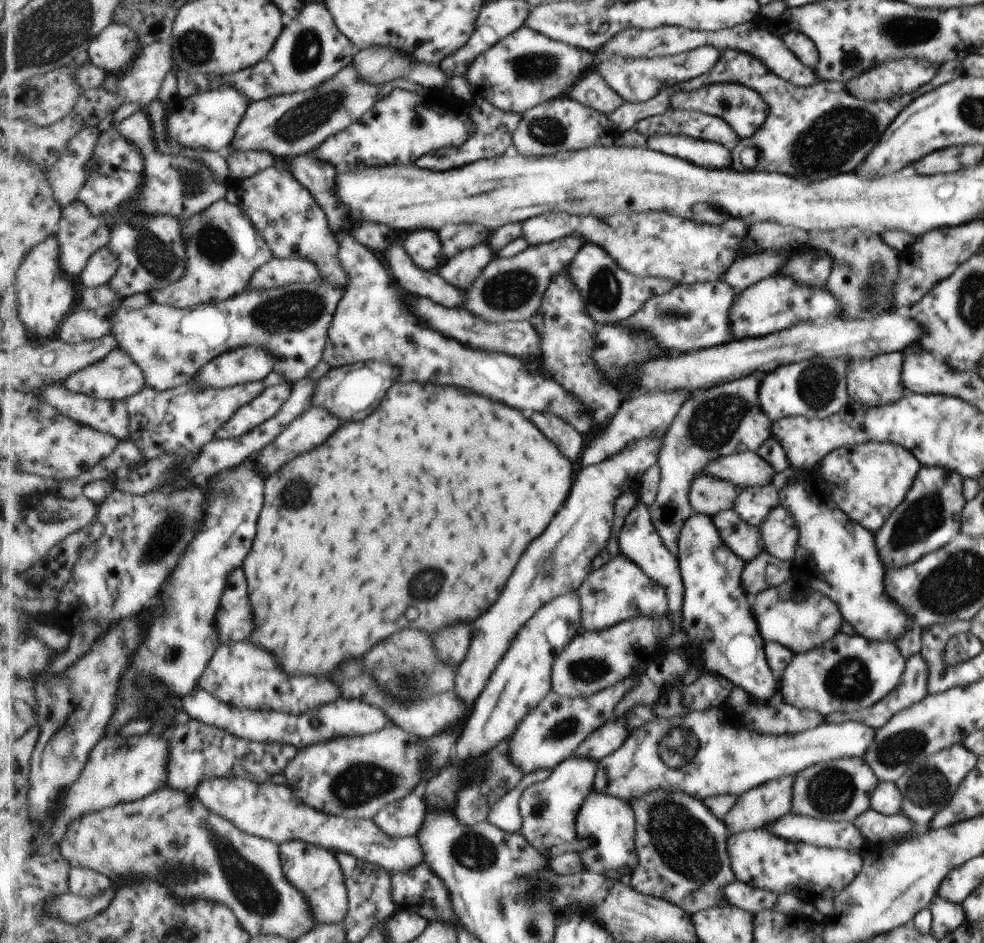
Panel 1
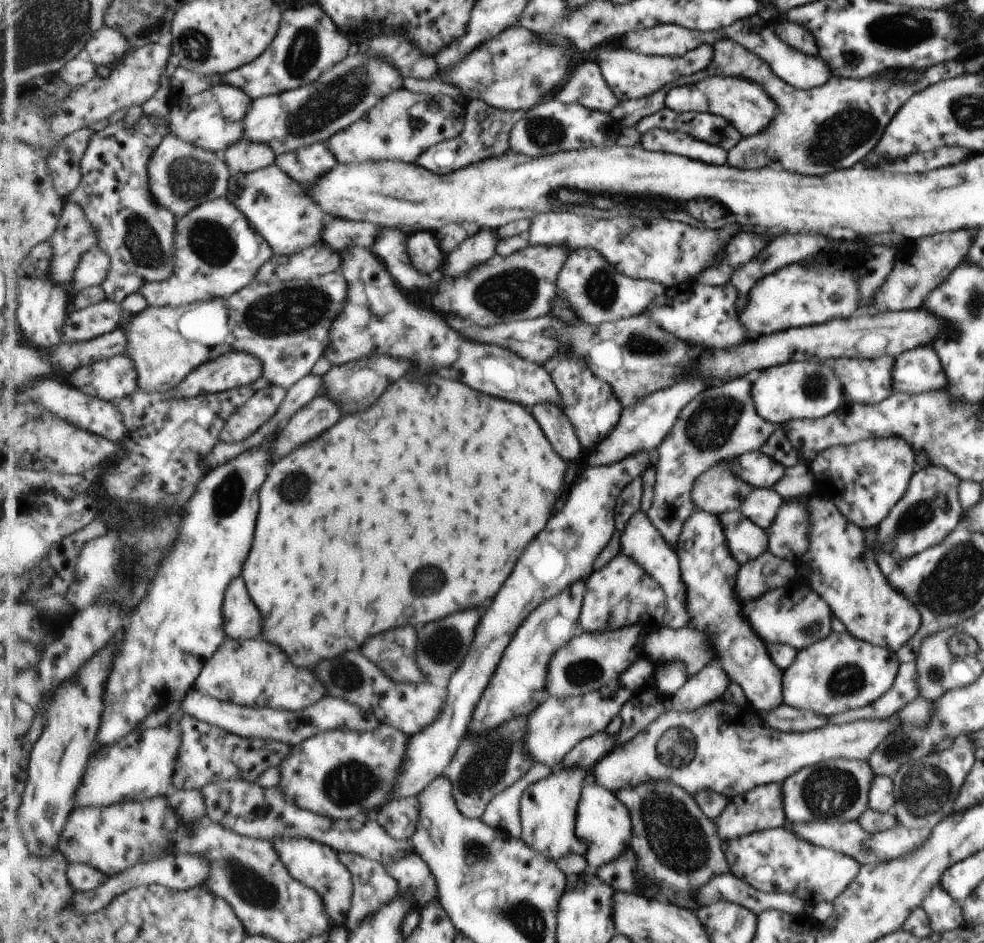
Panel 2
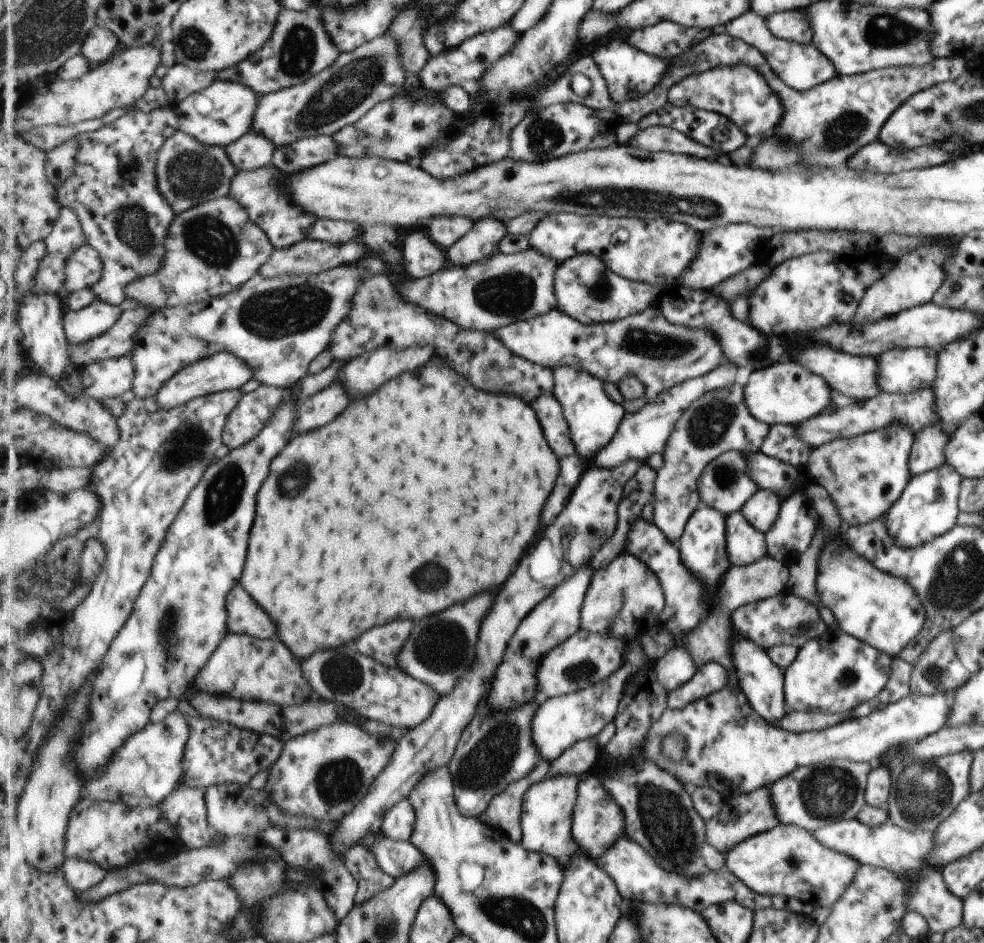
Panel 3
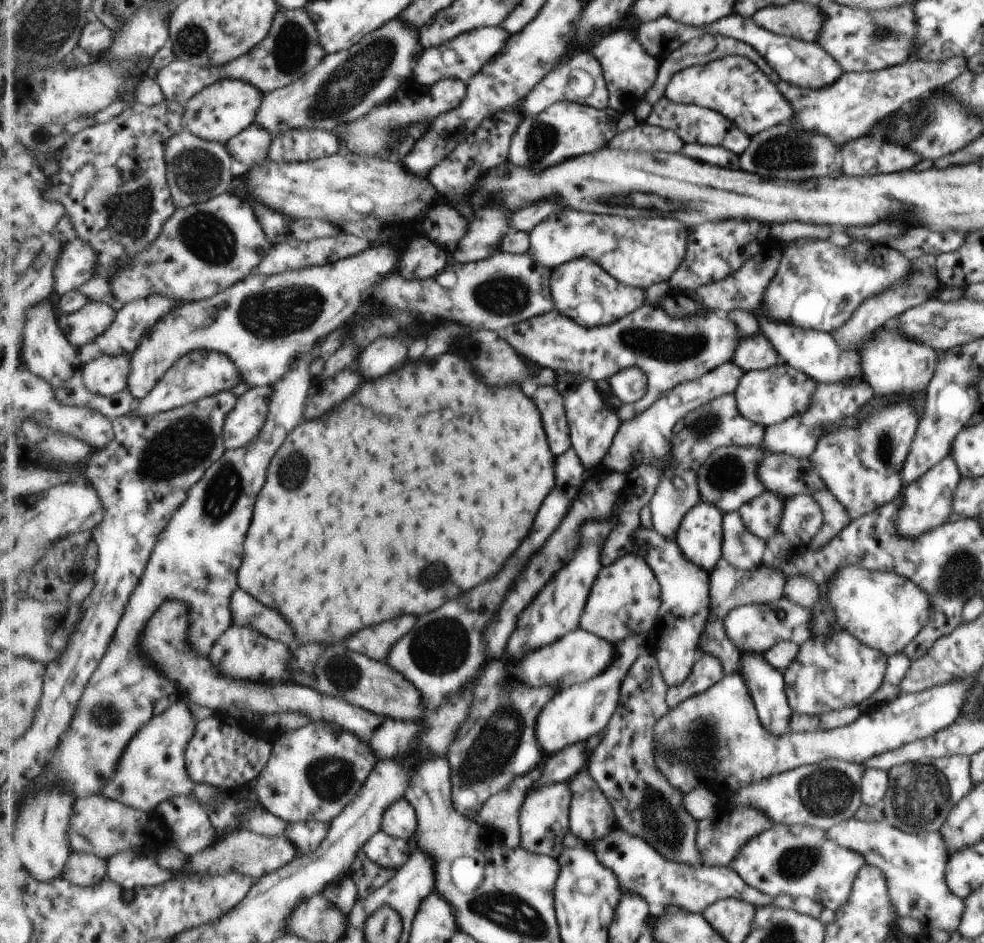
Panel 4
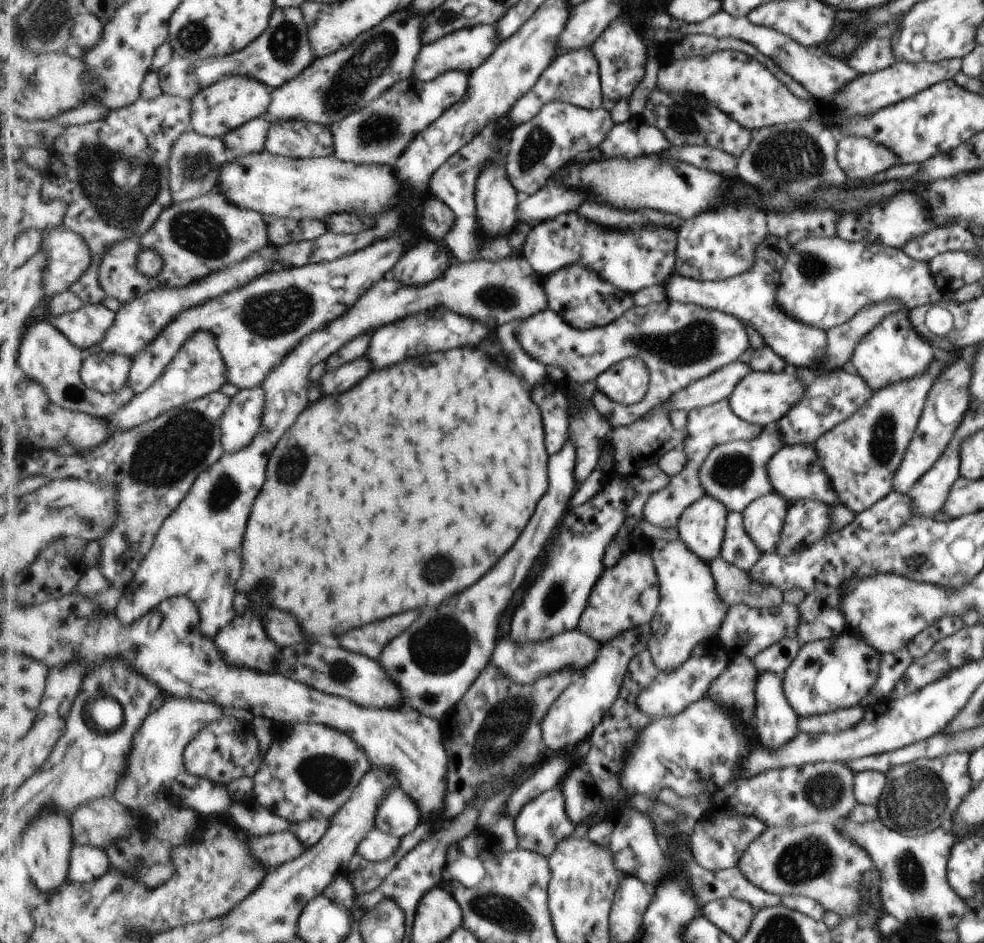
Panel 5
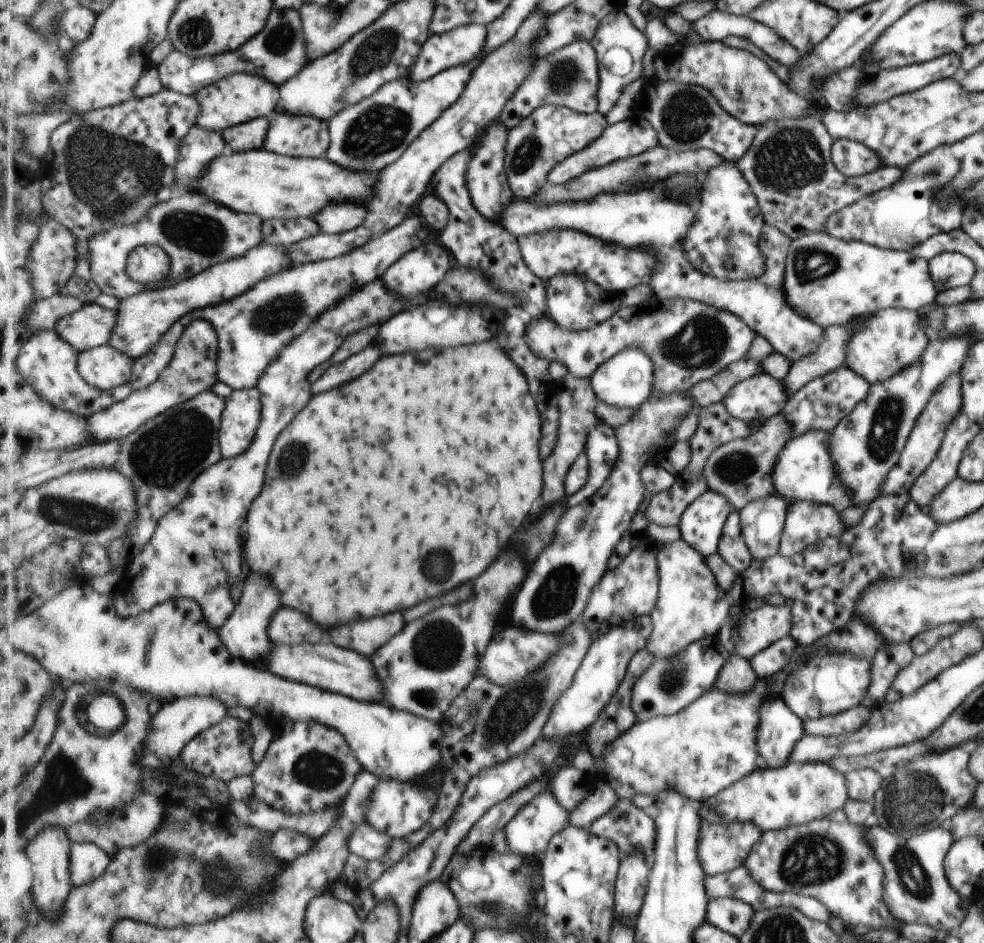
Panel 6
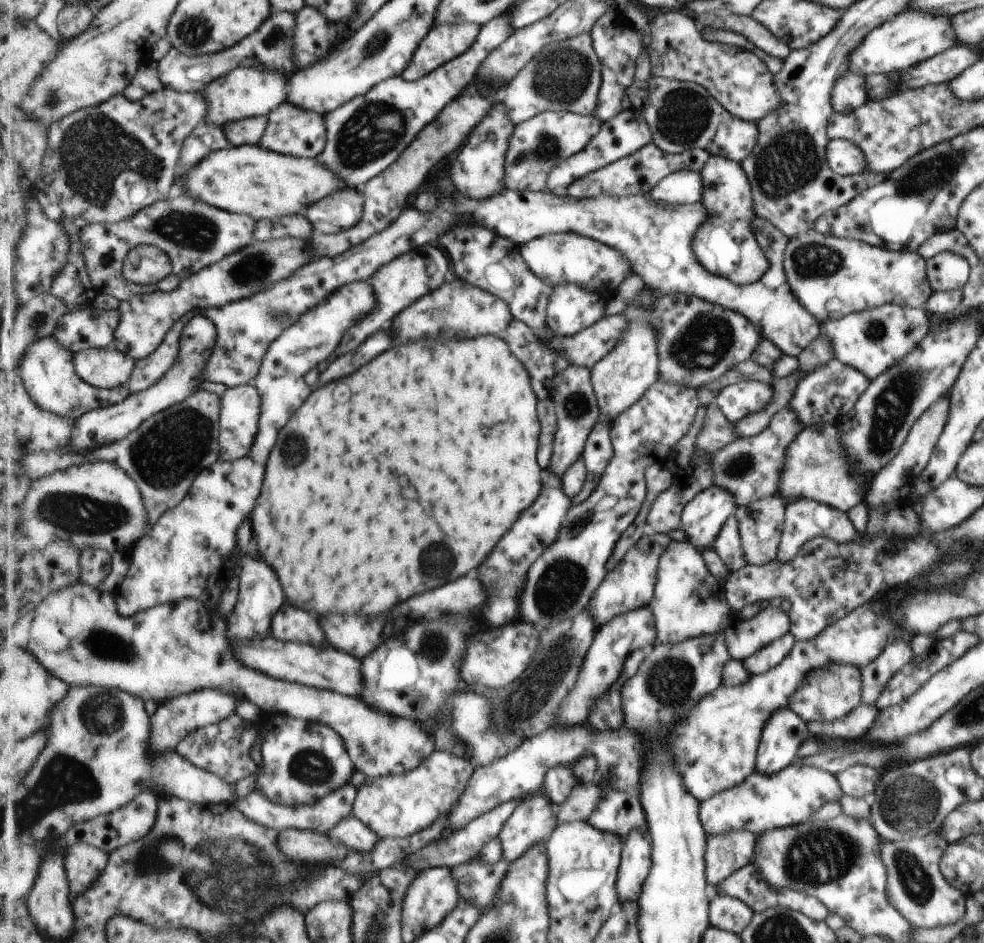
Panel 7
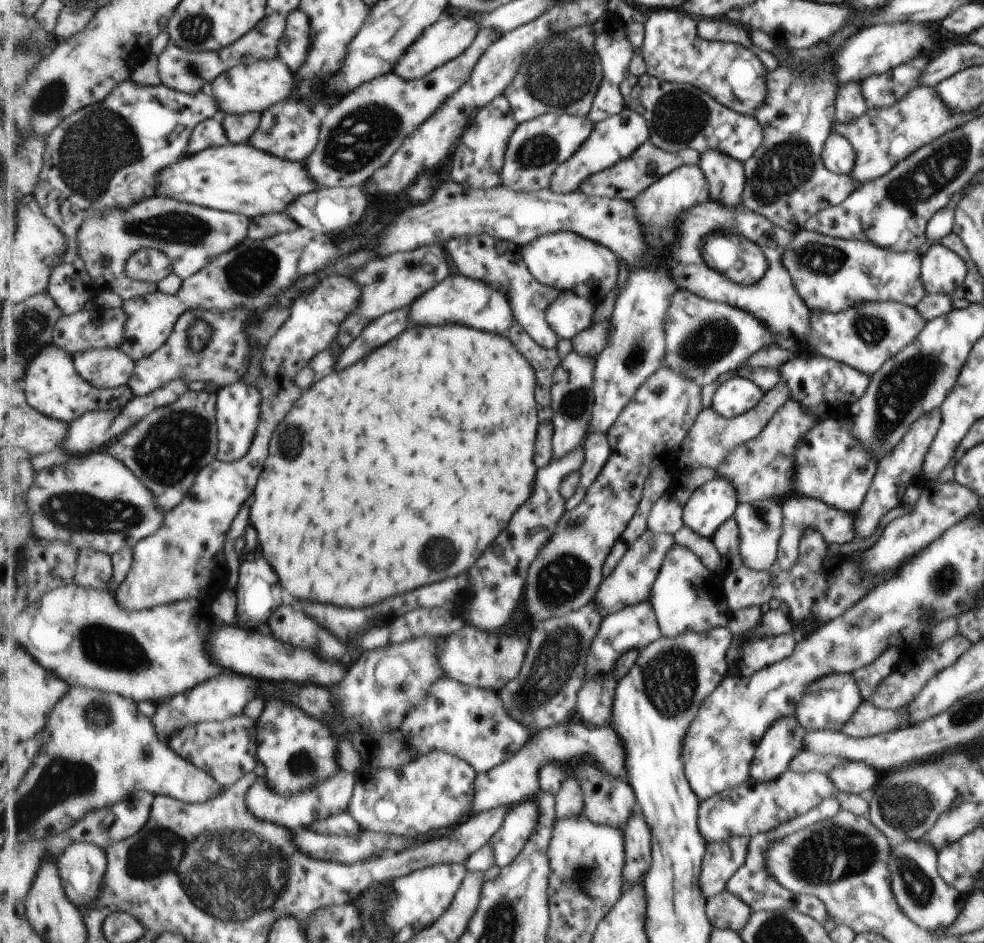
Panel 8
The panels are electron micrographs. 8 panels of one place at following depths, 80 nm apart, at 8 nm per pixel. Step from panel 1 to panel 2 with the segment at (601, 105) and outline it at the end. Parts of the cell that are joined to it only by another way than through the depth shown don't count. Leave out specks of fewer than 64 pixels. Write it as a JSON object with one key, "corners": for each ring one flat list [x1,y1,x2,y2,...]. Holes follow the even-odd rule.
{"corners":[[596,61,579,64,569,76,568,83,554,97,567,104,582,104,606,113,611,113,621,102]]}

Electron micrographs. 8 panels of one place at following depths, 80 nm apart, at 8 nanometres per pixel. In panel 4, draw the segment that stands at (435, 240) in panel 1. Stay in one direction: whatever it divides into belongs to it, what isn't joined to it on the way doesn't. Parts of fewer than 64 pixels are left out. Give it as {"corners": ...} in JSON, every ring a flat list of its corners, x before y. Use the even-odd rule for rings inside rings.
{"corners":[[417,236,411,240,409,250,405,252,399,274,403,274,409,280,425,280,429,276,437,276,437,272,443,272,449,264,449,254,435,242,431,242,425,236]]}

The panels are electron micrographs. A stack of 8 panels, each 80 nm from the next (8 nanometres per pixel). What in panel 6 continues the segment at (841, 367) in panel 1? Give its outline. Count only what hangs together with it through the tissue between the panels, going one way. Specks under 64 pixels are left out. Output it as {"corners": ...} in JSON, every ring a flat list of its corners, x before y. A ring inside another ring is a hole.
{"corners":[[757,373,735,383,721,402,729,416,751,424,761,420,761,425,781,412,788,394,784,384,769,373]]}

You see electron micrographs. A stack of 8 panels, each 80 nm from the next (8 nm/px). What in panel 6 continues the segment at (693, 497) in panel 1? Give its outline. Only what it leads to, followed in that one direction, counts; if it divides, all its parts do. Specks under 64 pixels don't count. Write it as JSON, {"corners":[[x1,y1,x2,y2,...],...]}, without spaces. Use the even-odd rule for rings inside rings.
{"corners":[[783,410,767,419,749,436,720,444,707,460,703,470,705,484,710,491,724,496,732,510,741,510,752,500,761,499,775,492,773,468,781,450,792,436,792,426]]}

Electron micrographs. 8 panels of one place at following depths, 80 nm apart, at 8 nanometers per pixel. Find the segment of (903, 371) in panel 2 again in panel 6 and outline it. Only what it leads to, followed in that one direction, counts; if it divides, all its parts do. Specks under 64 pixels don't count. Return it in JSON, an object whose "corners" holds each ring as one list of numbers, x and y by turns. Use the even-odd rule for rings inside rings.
{"corners":[[889,307,867,316,865,321,852,327,844,364,864,378,869,385,880,383,919,360,928,346,928,341,916,311]]}

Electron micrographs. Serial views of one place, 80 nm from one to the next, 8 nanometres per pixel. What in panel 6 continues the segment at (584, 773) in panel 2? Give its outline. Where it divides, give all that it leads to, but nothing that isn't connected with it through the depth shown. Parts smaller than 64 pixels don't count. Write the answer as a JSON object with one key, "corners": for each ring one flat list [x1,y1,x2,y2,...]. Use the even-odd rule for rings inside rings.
{"corners":[[543,791,537,795,529,804,526,804,514,816,514,819,506,826,506,835,510,851,520,855,544,857,551,839,566,830,570,824,570,812,559,804,559,799,553,794,553,791]]}

